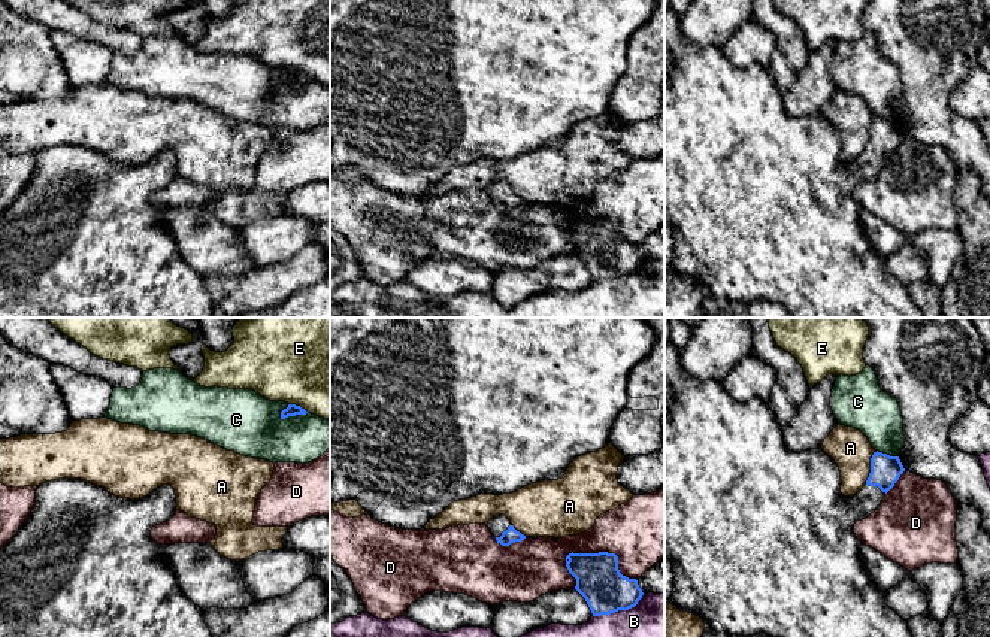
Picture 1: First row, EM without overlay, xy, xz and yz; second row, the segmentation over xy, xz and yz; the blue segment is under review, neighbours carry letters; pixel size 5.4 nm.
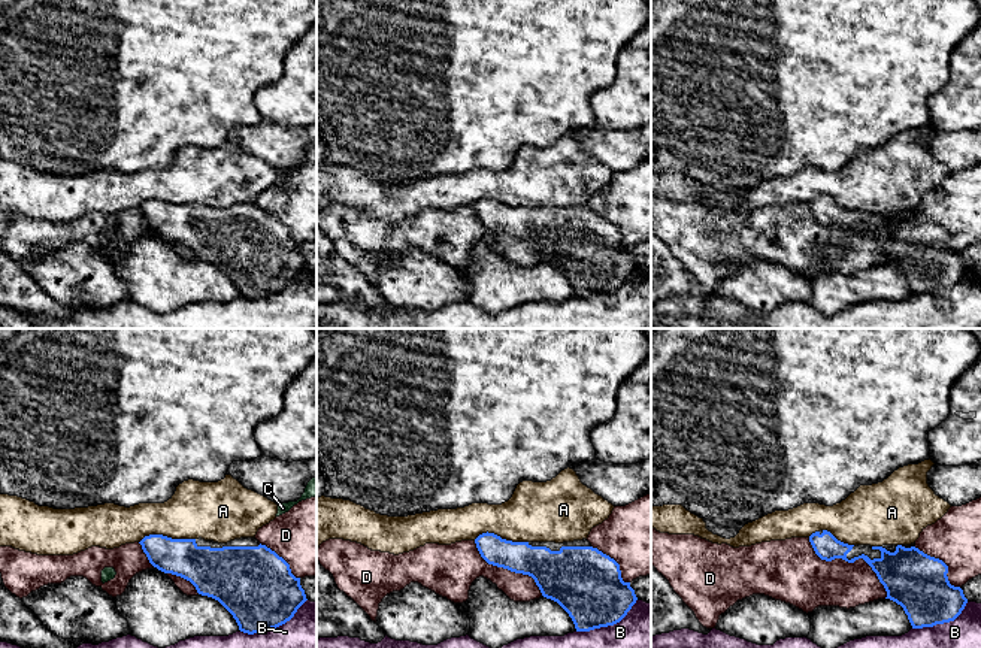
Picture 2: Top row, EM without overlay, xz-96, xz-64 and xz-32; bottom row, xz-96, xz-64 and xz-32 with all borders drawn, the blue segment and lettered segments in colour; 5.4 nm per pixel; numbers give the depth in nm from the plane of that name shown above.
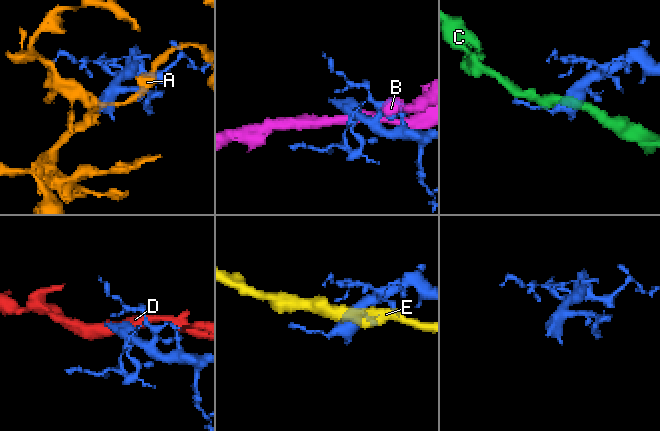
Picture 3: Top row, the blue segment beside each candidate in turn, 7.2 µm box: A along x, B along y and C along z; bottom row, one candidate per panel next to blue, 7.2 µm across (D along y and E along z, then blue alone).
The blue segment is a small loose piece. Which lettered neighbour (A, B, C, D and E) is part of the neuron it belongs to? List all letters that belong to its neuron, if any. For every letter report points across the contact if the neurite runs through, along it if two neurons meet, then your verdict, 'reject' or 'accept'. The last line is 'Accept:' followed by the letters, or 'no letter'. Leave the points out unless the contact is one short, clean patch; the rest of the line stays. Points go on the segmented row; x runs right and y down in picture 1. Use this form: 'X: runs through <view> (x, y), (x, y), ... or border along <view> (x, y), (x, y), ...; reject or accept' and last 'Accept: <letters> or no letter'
A: reject
B: reject
C: reject
D: reject
E: reject
Accept: no letter

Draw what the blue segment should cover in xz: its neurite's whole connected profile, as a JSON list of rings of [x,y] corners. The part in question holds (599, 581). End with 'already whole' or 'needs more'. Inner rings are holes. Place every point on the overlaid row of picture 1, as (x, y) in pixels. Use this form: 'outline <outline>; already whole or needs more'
outline [[[569,553],[566,567],[576,579],[575,589],[585,598],[593,616],[629,610],[644,592],[636,579],[623,576],[615,553]]]; already whole

